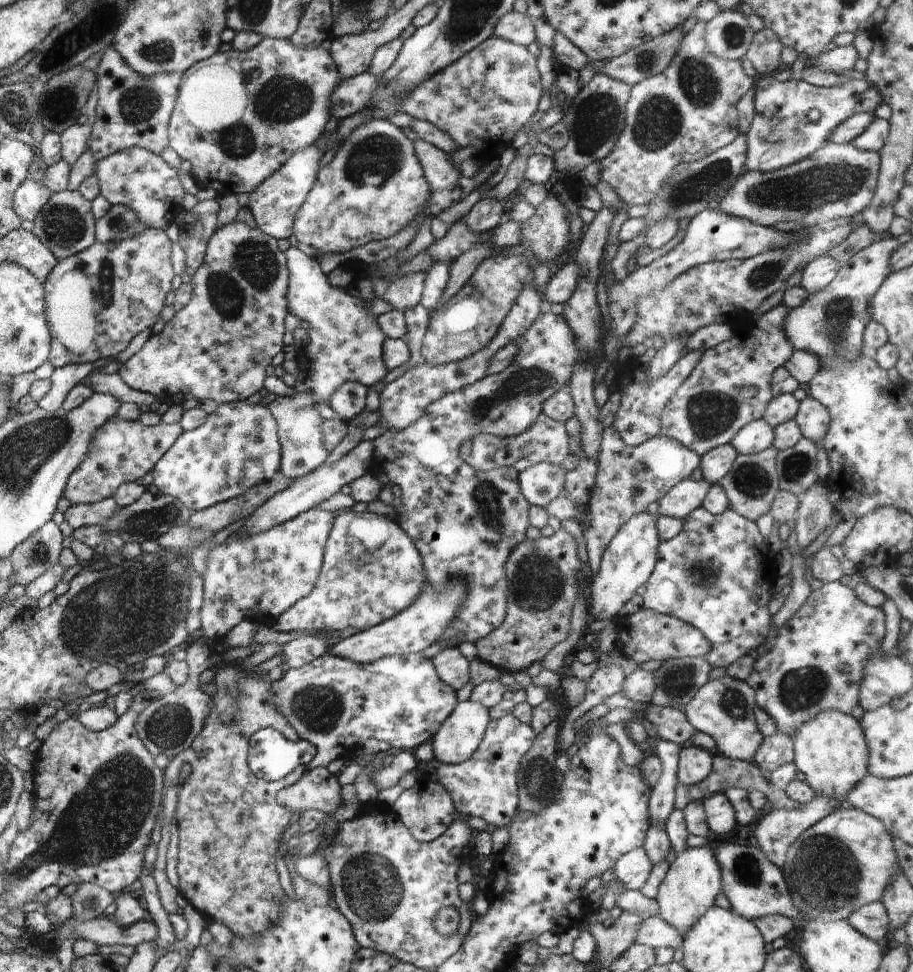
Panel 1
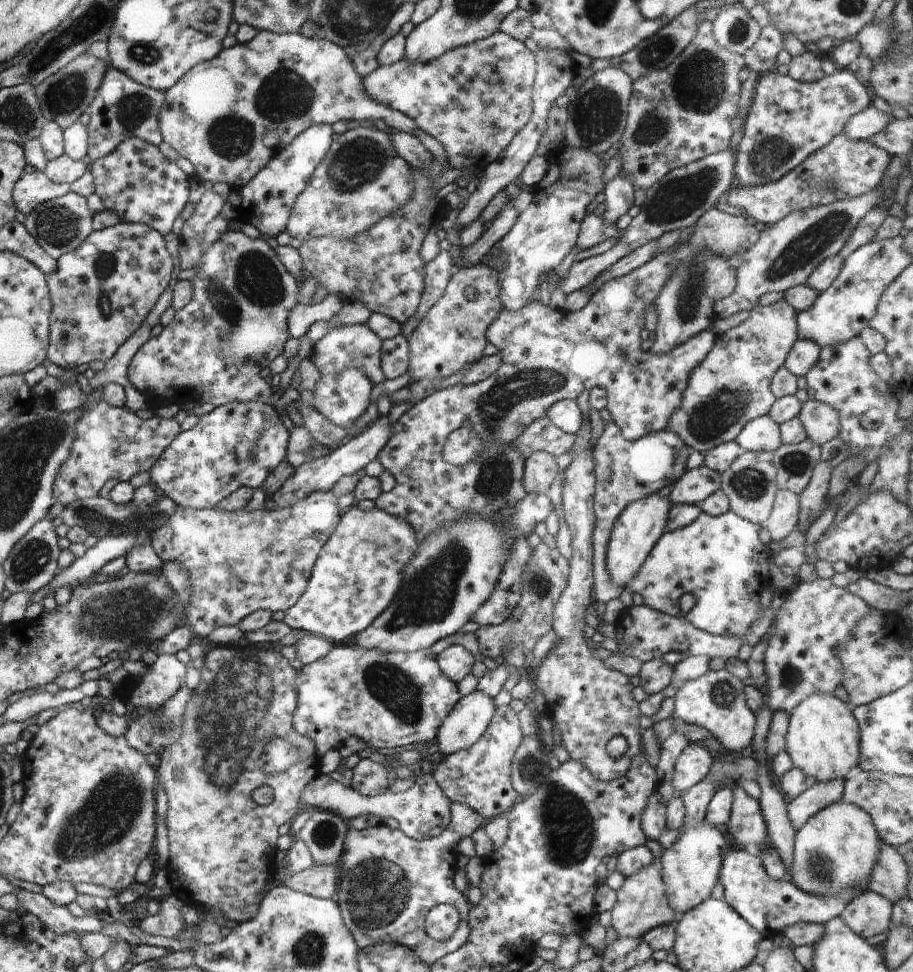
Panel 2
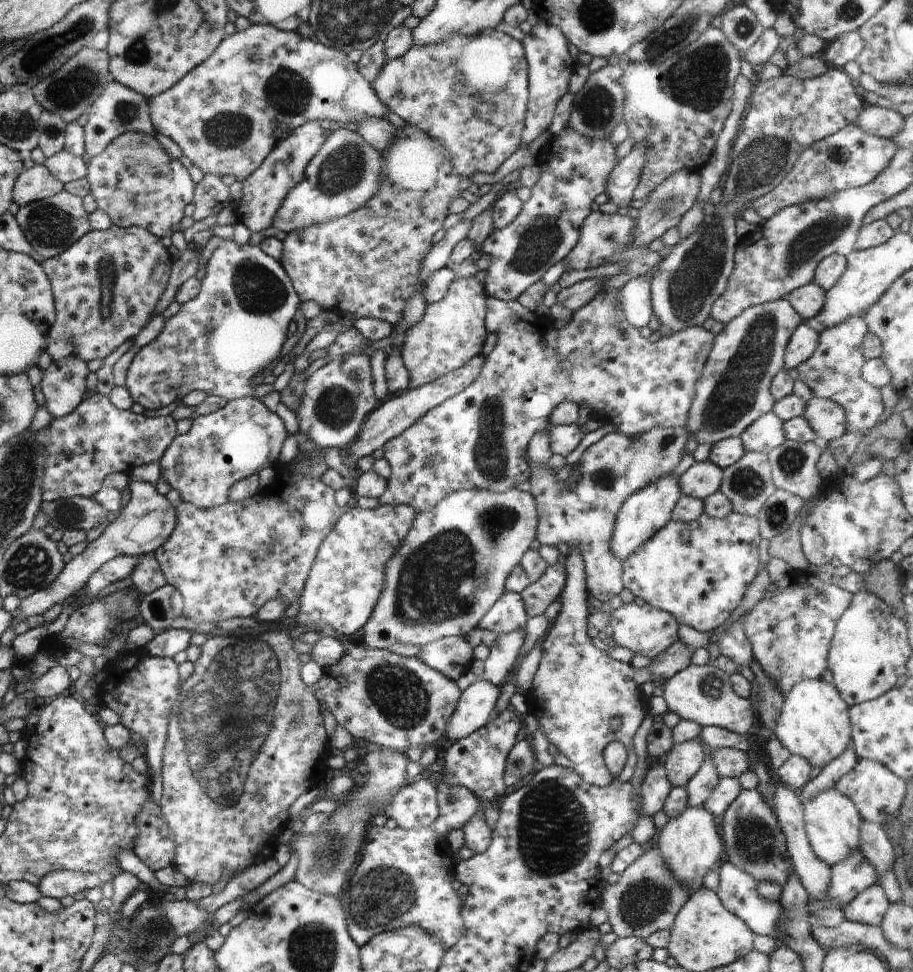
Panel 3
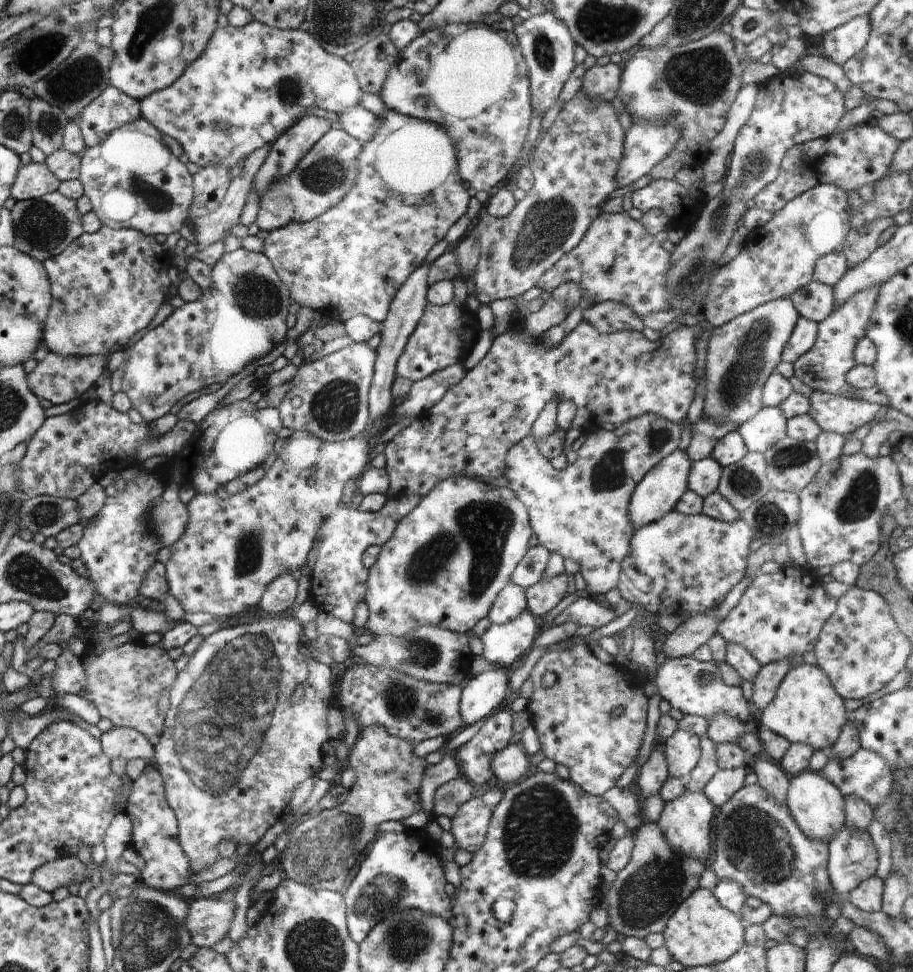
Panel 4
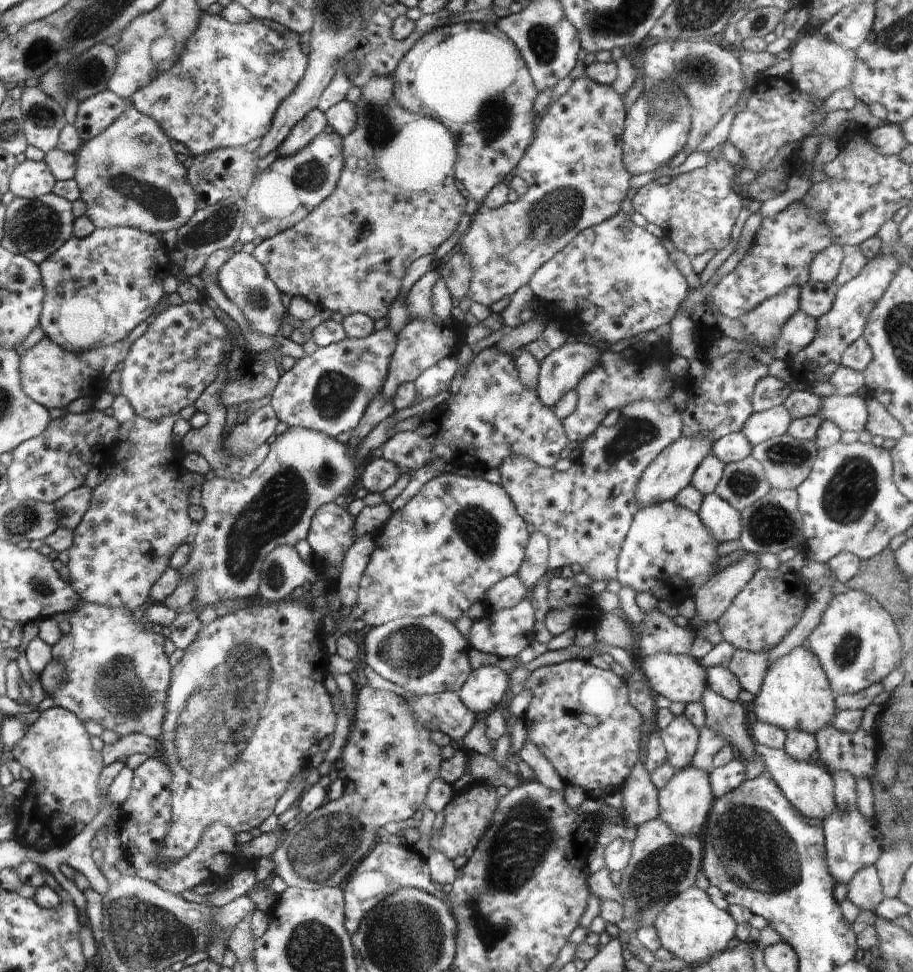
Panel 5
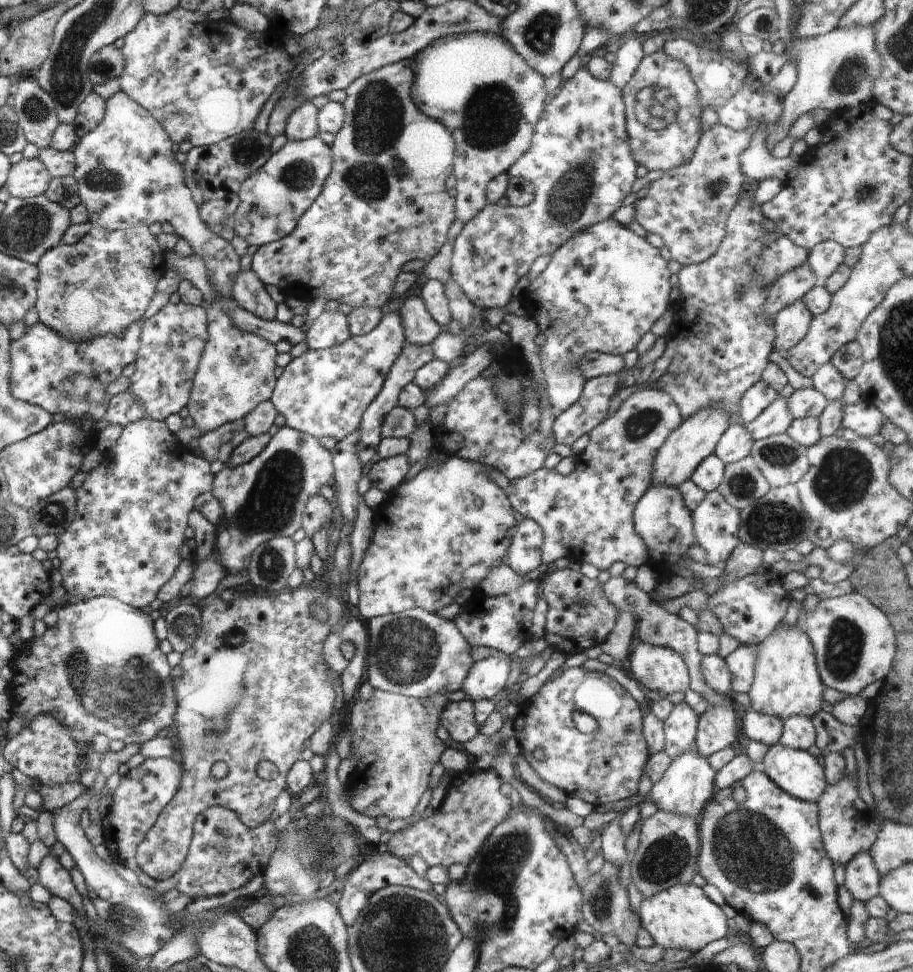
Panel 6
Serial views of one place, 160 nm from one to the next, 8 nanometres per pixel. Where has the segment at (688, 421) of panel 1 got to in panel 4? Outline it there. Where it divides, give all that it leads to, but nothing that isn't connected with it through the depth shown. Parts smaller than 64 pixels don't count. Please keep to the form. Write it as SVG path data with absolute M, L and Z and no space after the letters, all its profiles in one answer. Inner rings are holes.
M789 297L778 298L755 307L727 324L713 328L713 334L708 340L706 367L702 371L704 380L704 413L714 422L732 420L739 426L746 420L754 418L754 414L763 408L762 386L770 374L775 373L775 367L781 362L782 350L786 347L788 338L798 321L799 315Z

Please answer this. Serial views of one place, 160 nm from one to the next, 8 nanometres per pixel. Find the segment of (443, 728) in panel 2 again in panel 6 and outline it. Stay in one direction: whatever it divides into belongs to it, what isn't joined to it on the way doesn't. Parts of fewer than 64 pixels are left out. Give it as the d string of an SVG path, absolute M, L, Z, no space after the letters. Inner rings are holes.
M502 654L473 661L461 690L468 694L472 701L499 700L512 669L509 658L510 656Z

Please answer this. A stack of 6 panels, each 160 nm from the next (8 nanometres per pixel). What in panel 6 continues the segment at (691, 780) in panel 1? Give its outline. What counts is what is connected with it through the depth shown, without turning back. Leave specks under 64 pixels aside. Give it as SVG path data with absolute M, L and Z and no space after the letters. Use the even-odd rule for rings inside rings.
M685 702L673 705L663 722L665 751L672 760L693 750L698 719L699 716Z

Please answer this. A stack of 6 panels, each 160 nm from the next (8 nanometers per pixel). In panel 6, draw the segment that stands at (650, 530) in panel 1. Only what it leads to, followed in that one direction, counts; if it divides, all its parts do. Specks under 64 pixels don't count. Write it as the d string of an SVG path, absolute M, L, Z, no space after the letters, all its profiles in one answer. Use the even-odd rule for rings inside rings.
M717 407L700 409L689 419L682 421L676 430L673 430L664 444L658 449L653 462L651 484L652 487L676 487L691 478L696 467L713 454L716 445L724 431L730 425L729 412Z

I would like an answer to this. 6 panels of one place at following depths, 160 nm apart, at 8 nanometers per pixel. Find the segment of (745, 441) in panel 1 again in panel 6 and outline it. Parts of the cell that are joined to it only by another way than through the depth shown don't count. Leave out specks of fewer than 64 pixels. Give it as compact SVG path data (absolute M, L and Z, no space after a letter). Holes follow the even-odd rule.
M778 396L753 421L743 425L753 440L757 441L770 435L786 433L793 419L787 407L787 399Z

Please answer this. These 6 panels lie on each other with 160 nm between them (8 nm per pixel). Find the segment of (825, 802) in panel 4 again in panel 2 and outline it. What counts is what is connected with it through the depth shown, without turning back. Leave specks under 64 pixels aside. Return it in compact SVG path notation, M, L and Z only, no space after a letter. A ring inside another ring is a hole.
M834 802L814 816L796 831L794 844L794 882L803 894L836 896L850 892L854 897L868 890L868 882L878 861L881 839L866 812L846 802Z

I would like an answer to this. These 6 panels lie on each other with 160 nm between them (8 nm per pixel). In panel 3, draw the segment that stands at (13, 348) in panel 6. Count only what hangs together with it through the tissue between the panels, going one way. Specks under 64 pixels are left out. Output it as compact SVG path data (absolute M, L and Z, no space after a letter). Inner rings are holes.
M75 355L61 361L53 360L42 374L39 386L52 418L74 413L86 394L88 366L85 360Z

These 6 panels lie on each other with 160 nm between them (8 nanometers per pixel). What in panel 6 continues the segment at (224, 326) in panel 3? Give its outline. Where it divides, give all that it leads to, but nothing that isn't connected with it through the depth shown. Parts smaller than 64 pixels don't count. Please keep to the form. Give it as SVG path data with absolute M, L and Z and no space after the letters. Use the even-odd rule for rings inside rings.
M252 270L238 271L231 282L231 298L244 310L259 316L261 319L276 319L277 304L266 291L265 284ZM180 301L177 304L165 304L154 316L144 320L141 333L141 348L135 361L136 370L129 377L129 390L142 405L146 416L166 421L170 416L176 414L187 406L193 385L193 378L198 370L198 365L206 346L208 338L207 316L202 305L191 305Z

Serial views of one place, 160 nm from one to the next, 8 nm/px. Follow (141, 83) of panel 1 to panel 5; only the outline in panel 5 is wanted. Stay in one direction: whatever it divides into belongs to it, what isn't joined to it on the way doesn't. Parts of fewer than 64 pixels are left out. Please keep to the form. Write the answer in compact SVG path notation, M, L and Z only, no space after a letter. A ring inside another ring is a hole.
M108 88L88 97L77 106L76 127L83 143L108 129L121 114L132 107L129 99L120 98Z

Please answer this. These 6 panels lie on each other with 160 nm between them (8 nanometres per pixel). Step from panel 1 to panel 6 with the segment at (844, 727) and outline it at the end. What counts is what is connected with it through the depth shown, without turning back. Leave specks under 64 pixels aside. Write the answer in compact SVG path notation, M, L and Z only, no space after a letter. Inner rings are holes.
M796 625L780 626L757 645L757 649L754 682L748 692L751 698L749 708L782 720L793 716L812 718L822 710L826 686L817 669L814 647L805 632Z

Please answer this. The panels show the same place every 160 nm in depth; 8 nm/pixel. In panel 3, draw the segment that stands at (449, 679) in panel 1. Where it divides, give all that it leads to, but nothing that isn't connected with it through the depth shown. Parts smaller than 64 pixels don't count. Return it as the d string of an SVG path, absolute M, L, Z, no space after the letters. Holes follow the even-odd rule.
M448 636L424 644L415 657L454 681L471 671L475 659L469 642L464 637L456 636Z

